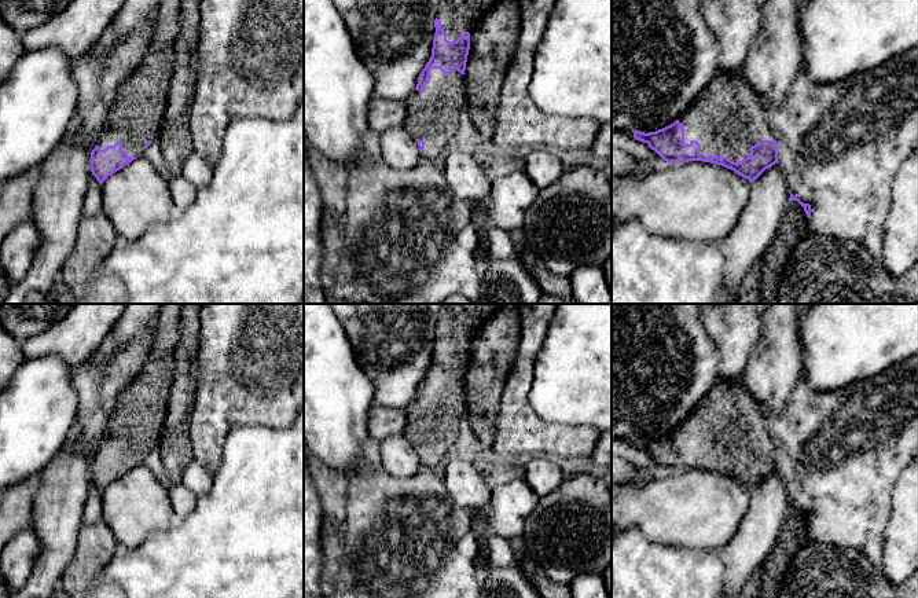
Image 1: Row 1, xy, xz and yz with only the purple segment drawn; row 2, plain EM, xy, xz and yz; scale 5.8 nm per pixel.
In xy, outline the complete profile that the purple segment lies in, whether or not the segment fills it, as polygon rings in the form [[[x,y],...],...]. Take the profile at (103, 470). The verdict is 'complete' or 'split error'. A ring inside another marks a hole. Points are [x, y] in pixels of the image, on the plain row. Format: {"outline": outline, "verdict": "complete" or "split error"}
{"outline": [[[164,304],[155,318],[151,357],[118,396],[100,445],[91,461],[91,480],[102,492],[159,445],[175,378],[173,351],[180,338],[184,304]]], "verdict": "split error"}

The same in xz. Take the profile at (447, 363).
{"outline": [[[441,304],[434,327],[432,364],[418,385],[416,399],[405,408],[404,437],[418,450],[421,463],[436,469],[459,437],[466,403],[466,370],[470,357],[470,338],[503,304]]], "verdict": "split error"}

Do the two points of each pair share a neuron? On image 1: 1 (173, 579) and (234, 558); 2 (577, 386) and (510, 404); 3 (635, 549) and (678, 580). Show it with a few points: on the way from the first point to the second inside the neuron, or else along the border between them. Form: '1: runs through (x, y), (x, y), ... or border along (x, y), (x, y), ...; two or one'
1: runs through (188, 579), (213, 579), (219, 573); one
2: border along (532, 367), (529, 403), (550, 424); two
3: runs through (646, 560), (667, 580); one

